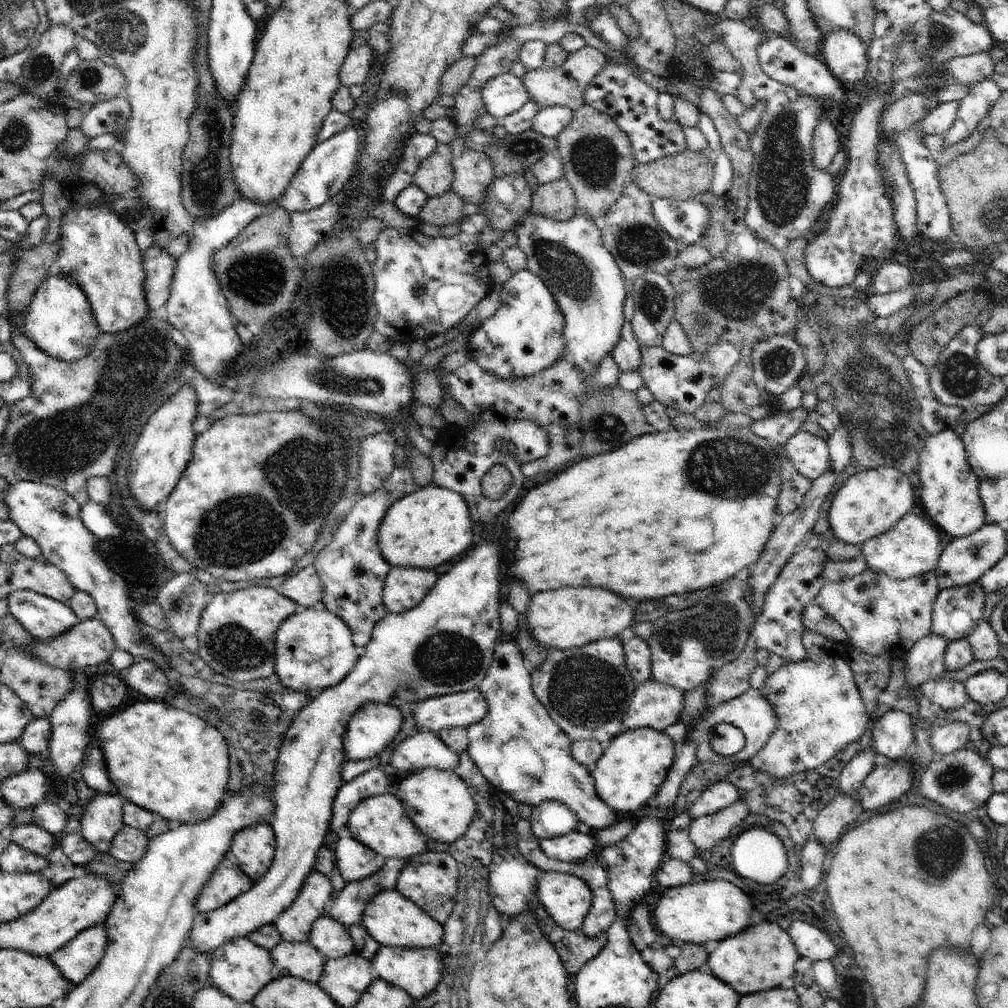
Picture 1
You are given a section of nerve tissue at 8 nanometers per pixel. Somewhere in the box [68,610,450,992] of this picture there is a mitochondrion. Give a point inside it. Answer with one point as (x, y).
(232, 646)

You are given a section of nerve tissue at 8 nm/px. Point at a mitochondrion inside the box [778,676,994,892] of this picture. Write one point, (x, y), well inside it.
(941, 847)

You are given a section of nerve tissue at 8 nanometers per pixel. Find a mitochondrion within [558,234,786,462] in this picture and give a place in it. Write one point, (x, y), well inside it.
(737, 291)

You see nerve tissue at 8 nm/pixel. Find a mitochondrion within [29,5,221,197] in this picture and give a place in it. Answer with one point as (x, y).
(90, 78)

